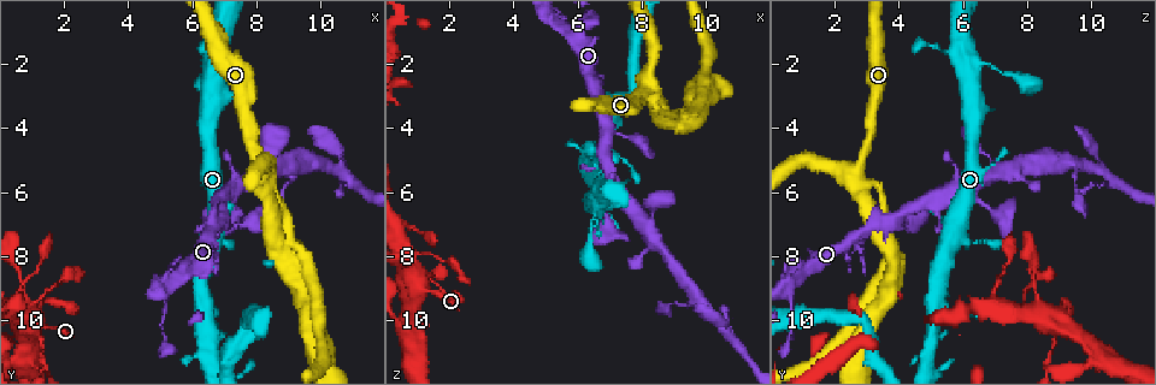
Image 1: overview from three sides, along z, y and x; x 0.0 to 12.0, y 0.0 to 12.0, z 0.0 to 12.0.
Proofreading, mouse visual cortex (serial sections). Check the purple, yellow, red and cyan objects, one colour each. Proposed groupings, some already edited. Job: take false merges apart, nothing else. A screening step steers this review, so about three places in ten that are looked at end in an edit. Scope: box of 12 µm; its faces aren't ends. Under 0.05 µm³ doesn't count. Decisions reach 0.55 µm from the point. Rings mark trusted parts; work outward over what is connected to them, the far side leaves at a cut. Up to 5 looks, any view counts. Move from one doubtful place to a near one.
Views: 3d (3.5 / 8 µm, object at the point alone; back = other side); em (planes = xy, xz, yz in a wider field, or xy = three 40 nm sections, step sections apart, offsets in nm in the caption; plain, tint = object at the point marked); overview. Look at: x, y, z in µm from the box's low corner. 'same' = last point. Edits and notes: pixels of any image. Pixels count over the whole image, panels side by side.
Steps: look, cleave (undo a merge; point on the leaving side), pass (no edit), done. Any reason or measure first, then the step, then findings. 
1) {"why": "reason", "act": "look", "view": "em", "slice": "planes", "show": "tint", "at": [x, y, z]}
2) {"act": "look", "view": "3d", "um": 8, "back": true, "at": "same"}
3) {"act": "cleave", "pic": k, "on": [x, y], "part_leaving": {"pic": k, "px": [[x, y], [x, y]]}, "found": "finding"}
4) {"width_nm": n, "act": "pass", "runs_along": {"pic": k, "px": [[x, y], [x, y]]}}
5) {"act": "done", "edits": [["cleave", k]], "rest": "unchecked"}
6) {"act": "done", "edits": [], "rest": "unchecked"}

{"why": "thin neck", "act": "look", "view": "3d", "um": 3.5, "at": [1.5, 9.1, 7.9]}

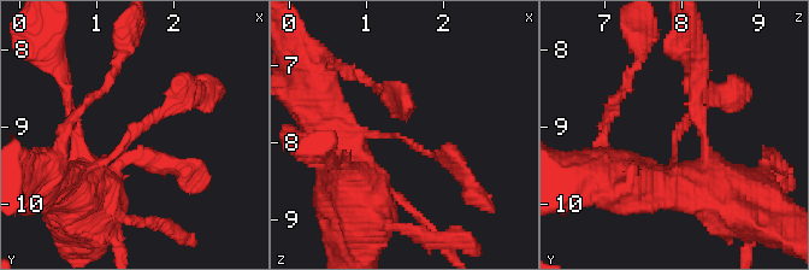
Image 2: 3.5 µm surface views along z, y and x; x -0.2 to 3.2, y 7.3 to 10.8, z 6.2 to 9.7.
{"arm_widths_nm": [100, 400], "why": "need the tissue", "act": "look", "view": "em", "slice": "xy", "step": 3, "show": "tint", "at": [1.45, 9.15, 7.90]}

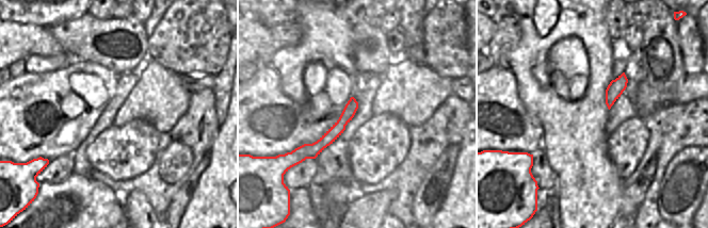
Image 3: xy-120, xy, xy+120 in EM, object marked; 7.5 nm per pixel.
{"act": "pass", "runs_along": {"pic": 2, "px": [[76, 186], [146, 119], [187, 101]]}, "found": "all the same cell"}

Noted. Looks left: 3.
{"why": "arms part here", "act": "look", "view": "3d", "um": 8, "at": [9.4, 8.5, 3.9]}

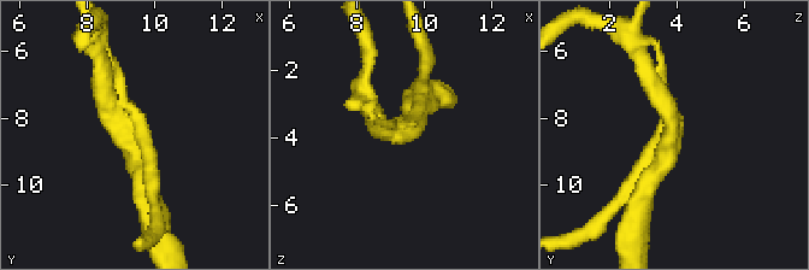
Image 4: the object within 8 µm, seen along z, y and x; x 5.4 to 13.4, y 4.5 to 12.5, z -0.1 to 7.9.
{"why": "need the tissue", "act": "look", "view": "em", "slice": "xy", "step": 2, "show": "tint", "at": [9.3, 8.5, 3.8]}

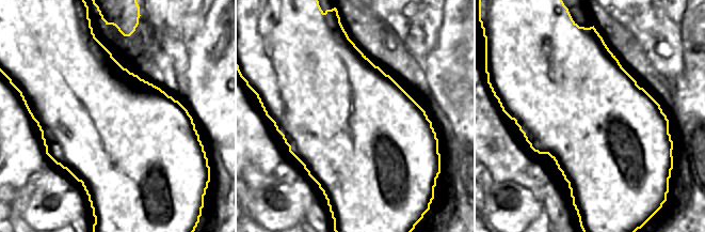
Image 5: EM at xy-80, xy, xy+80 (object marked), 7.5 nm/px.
{"act": "pass", "runs_along": {"pic": 4, "px": [[108, 107], [133, 135], [142, 164]]}, "found": "all the same cell"}

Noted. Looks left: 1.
{"act": "done", "edits": [], "rest": "unchecked"}

